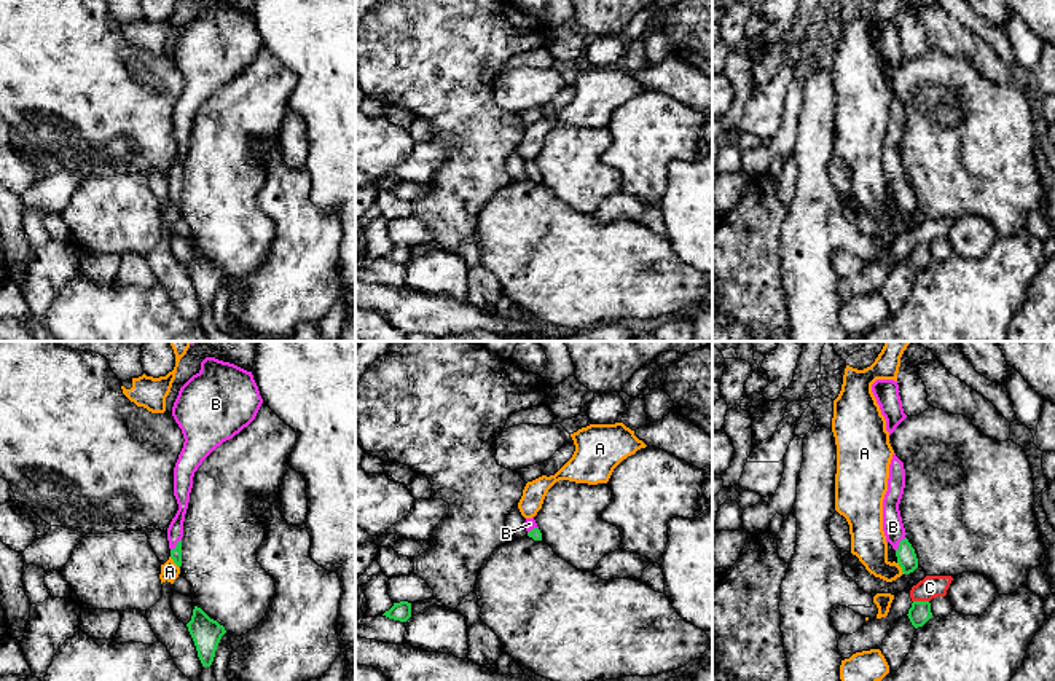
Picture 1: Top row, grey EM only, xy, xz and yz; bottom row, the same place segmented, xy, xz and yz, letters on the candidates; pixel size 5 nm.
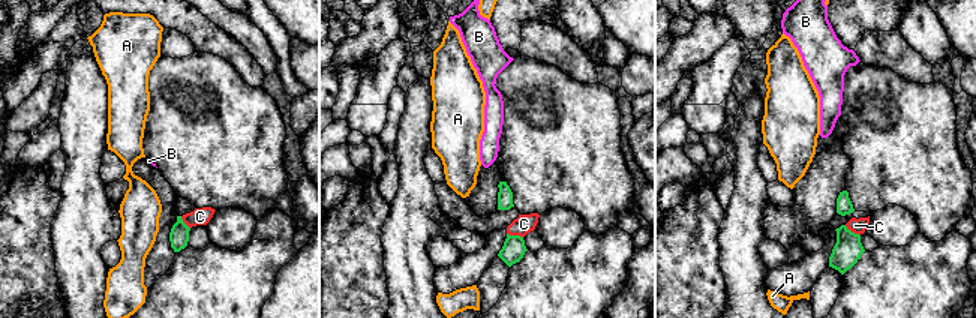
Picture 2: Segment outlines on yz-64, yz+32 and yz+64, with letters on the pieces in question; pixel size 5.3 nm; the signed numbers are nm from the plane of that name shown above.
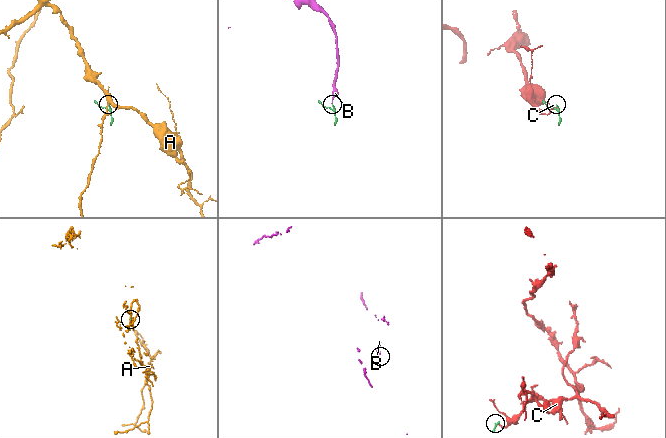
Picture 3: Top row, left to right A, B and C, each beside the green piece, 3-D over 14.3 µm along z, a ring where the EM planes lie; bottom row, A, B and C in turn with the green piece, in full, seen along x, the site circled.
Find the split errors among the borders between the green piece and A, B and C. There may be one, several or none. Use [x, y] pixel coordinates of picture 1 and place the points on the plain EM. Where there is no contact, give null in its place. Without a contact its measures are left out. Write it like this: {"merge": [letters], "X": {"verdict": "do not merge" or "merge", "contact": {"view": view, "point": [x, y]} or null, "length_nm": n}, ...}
{"merge": ["B"], "A": {"verdict": "do not merge", "contact": {"view": "xy", "point": [174, 204]}, "length_nm": 80}, "B": {"verdict": "merge", "contact": {"view": "yz", "point": [899, 187]}, "length_nm": 90}, "C": {"verdict": "do not merge", "contact": {"view": "yz", "point": [921, 244]}, "length_nm": 80}}

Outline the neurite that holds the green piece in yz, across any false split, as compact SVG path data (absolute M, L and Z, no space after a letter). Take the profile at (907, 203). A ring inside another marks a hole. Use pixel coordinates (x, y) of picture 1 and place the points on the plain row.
M892 97L889 107L888 134L883 142L883 174L886 185L896 193L897 206L904 217L910 217L918 211L915 191L905 180L899 147L905 131L904 105Z

